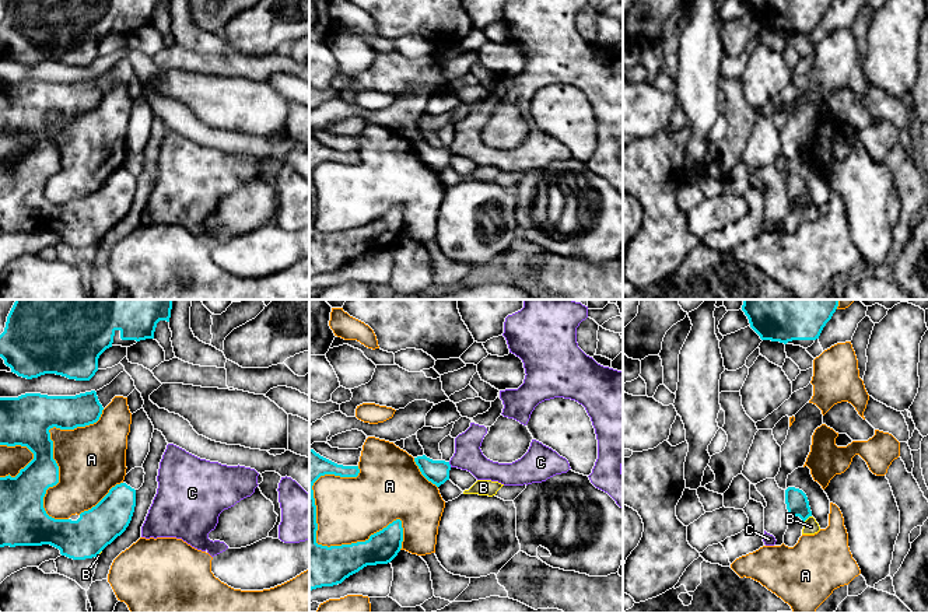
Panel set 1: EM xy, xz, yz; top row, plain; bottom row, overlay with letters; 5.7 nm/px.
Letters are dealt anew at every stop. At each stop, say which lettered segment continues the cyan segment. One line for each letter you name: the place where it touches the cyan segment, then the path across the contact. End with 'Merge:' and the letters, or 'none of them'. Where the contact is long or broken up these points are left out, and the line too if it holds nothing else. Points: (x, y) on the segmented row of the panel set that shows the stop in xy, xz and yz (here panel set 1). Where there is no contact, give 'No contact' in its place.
Merge: none of them

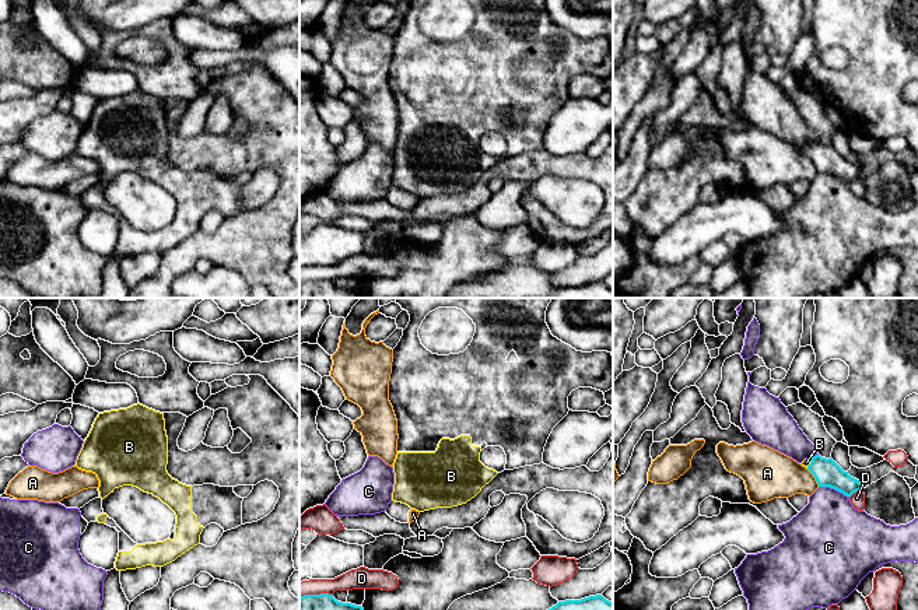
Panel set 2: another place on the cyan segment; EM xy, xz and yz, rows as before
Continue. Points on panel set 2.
B: Touches cyan at yz (810, 462). Path across: yz (827, 473), (810, 462), (806, 462)
Merge: B

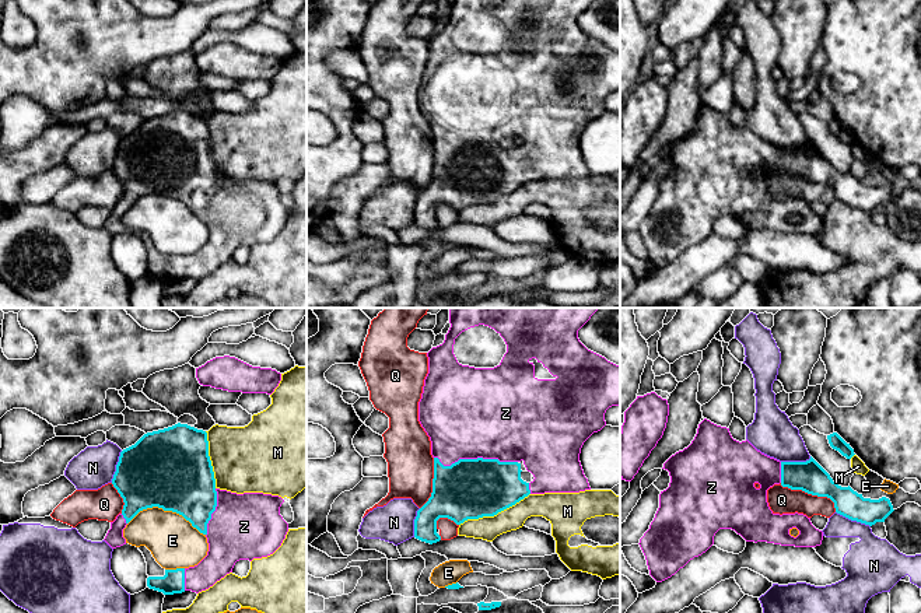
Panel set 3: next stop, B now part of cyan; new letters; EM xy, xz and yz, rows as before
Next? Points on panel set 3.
Z: Touches cyan at xz (476, 459)
Merge: Z

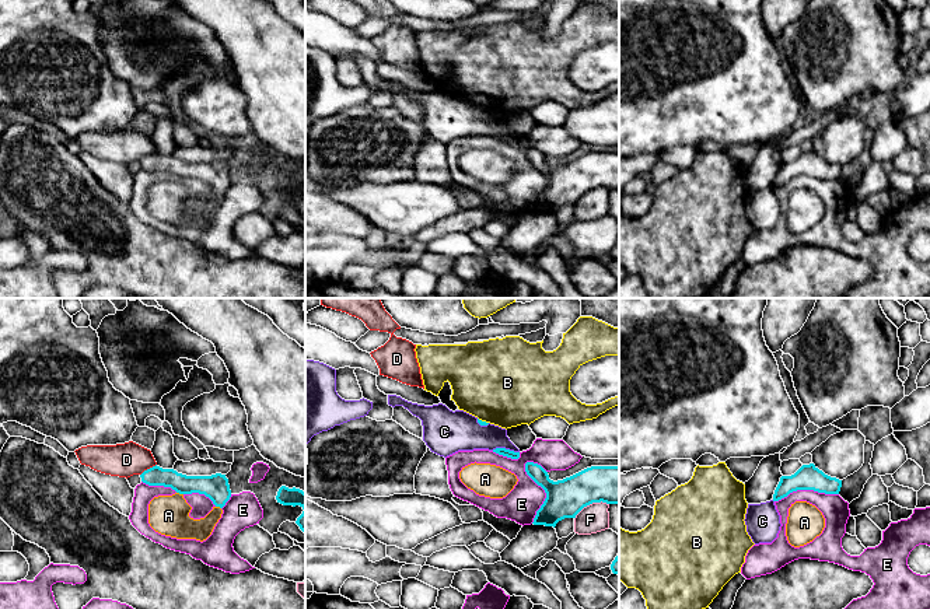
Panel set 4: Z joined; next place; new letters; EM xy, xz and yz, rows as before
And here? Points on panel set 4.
A: Touches cyan at xy (179, 493). Path across: xy (216, 487), (186, 486), (179, 493), (175, 507), (168, 515)
Merge: A

